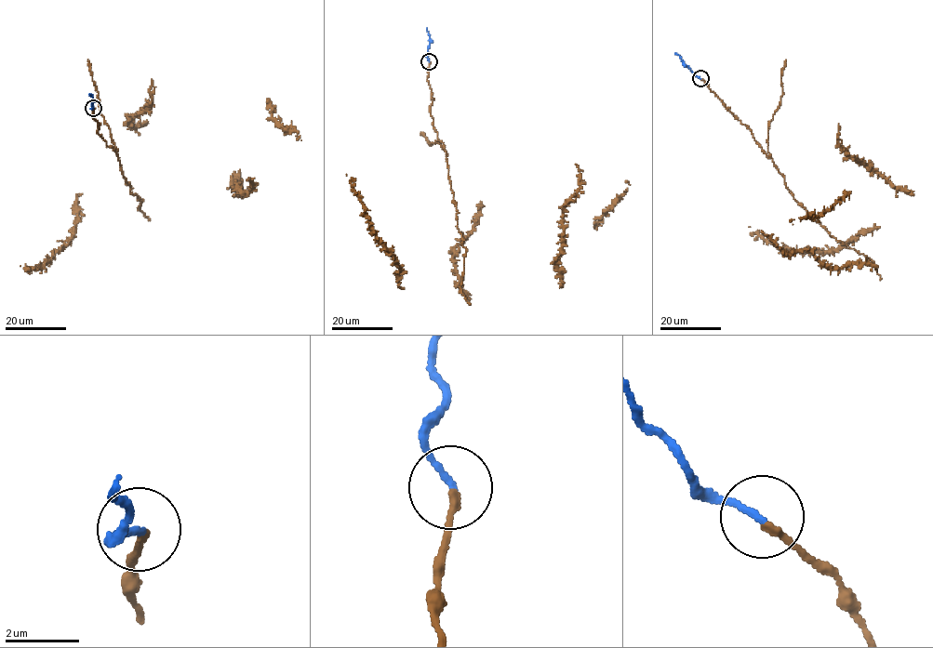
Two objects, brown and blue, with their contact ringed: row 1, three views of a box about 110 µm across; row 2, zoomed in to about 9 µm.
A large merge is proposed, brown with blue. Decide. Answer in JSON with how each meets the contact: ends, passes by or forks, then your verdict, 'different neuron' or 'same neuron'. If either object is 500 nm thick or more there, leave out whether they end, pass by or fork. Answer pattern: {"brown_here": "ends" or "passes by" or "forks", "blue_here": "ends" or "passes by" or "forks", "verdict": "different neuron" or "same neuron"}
{"brown_here": "ends", "blue_here": "ends", "verdict": "same neuron"}

